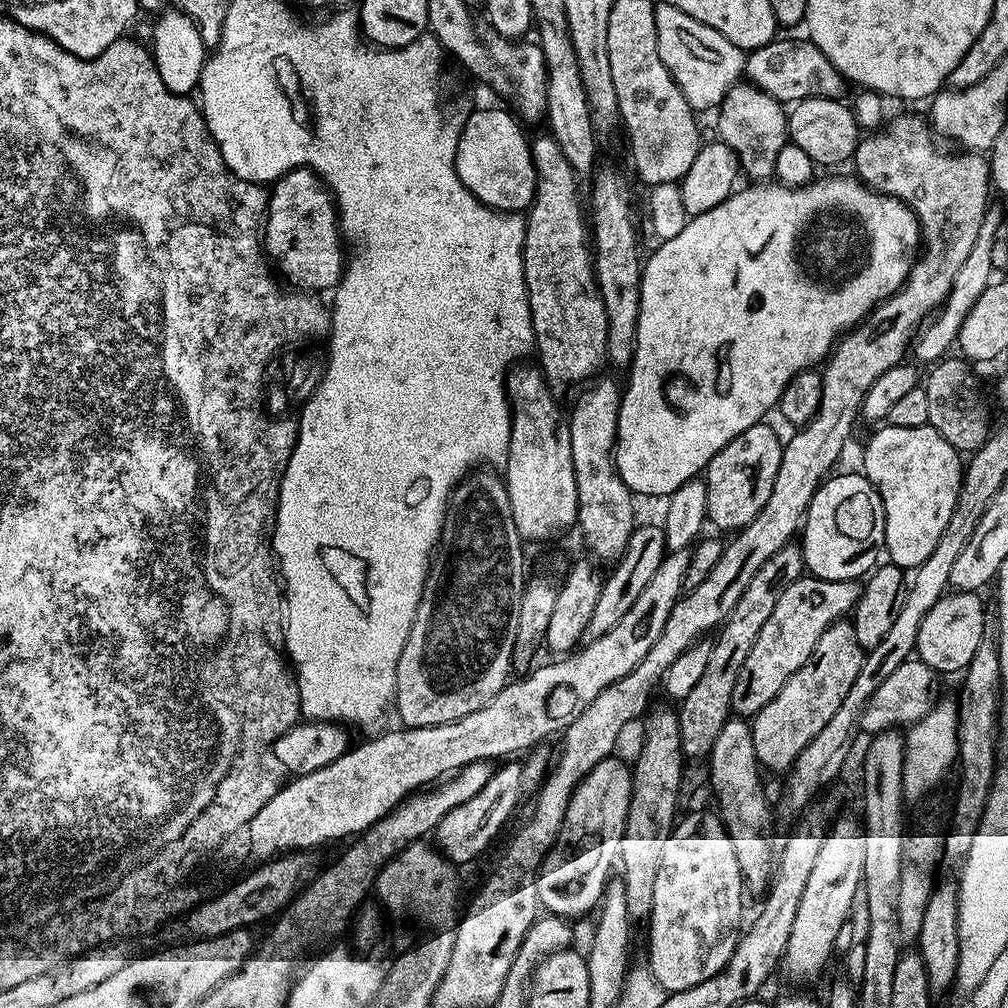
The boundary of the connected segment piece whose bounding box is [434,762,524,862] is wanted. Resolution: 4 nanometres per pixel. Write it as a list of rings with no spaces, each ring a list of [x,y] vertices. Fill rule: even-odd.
[[[508,762],[505,768],[497,767],[493,771],[492,776],[486,782],[486,786],[482,786],[482,790],[478,794],[474,794],[474,798],[470,798],[470,802],[462,802],[462,806],[454,806],[447,814],[444,815],[440,824],[434,829],[434,836],[440,839],[439,847],[442,849],[443,855],[449,861],[456,860],[472,860],[475,856],[480,856],[492,844],[492,839],[499,834],[504,828],[504,823],[512,816],[512,811],[516,808],[516,803],[520,800],[520,791],[524,788],[524,772],[518,765],[512,764],[516,762]]]

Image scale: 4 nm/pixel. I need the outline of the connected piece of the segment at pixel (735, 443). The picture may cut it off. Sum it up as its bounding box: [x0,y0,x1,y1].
[704,422,783,534]

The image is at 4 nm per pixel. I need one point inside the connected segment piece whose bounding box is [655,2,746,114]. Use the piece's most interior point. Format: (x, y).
(705, 66)

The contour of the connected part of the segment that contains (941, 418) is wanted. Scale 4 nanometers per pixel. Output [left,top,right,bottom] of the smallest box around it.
[922,358,990,454]

